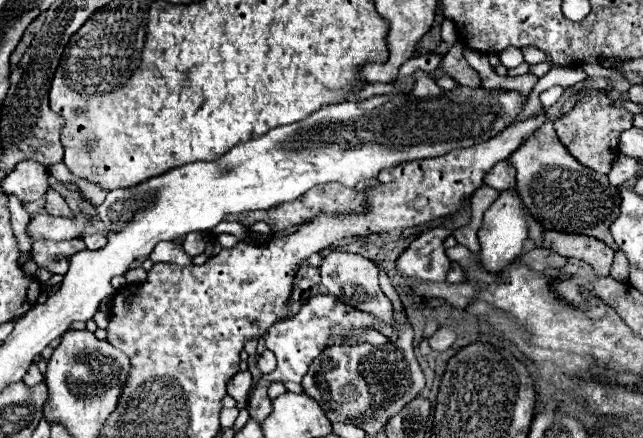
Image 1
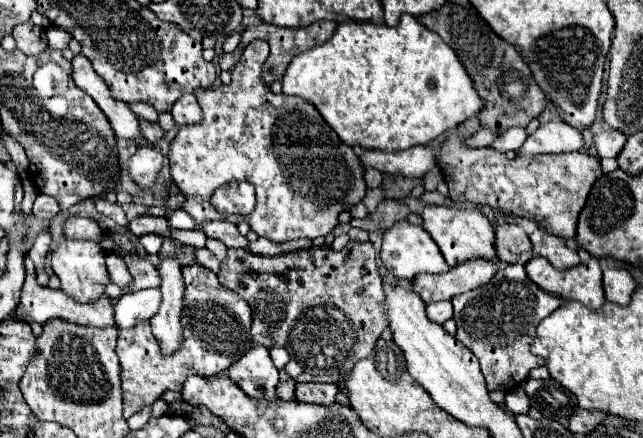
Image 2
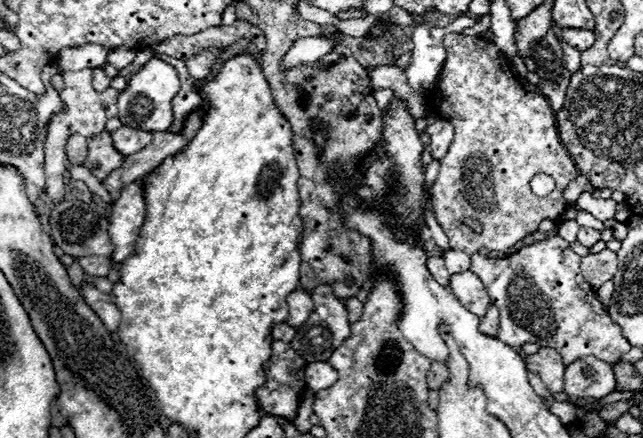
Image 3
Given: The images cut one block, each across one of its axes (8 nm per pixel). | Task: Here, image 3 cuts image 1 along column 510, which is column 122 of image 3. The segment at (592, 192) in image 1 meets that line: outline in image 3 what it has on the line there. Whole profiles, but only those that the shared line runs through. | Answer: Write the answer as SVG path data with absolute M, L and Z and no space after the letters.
M108 130L98 134L96 138L88 138L88 158L84 166L100 180L104 180L112 170L124 164L124 156L112 148L112 136Z

